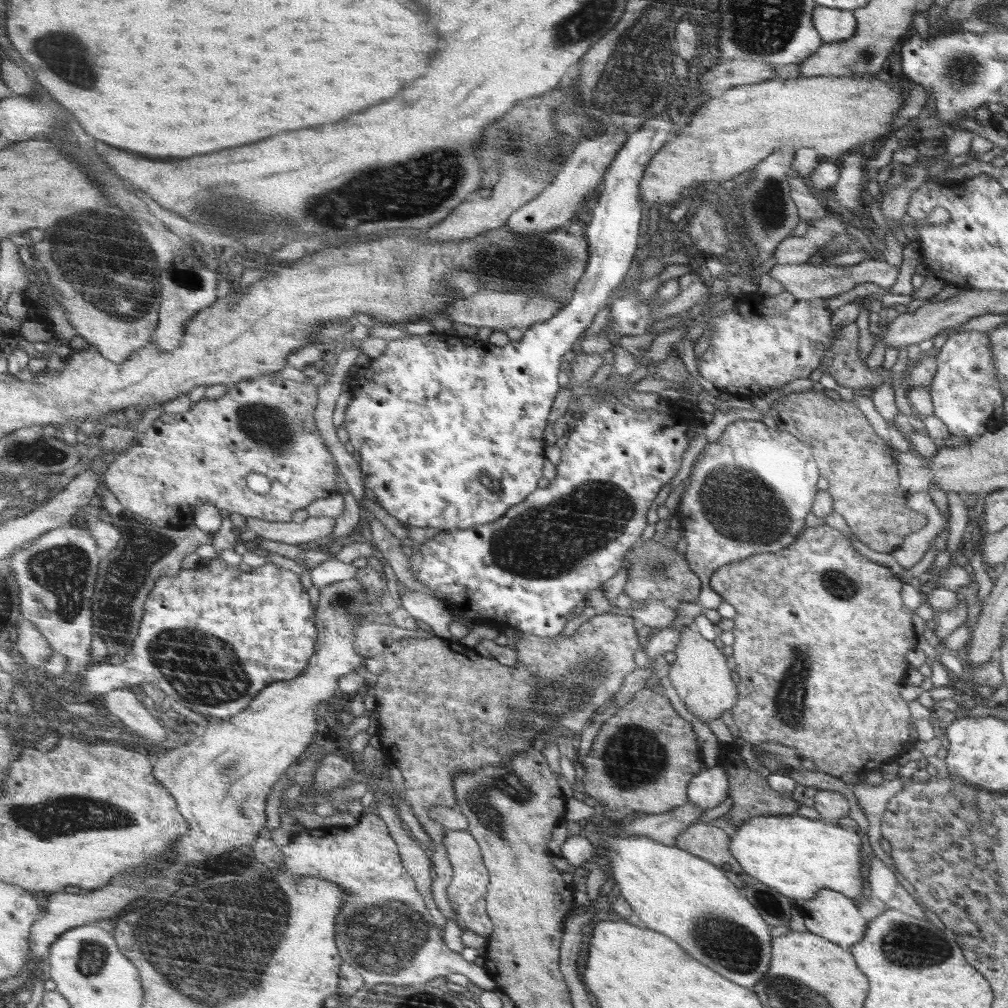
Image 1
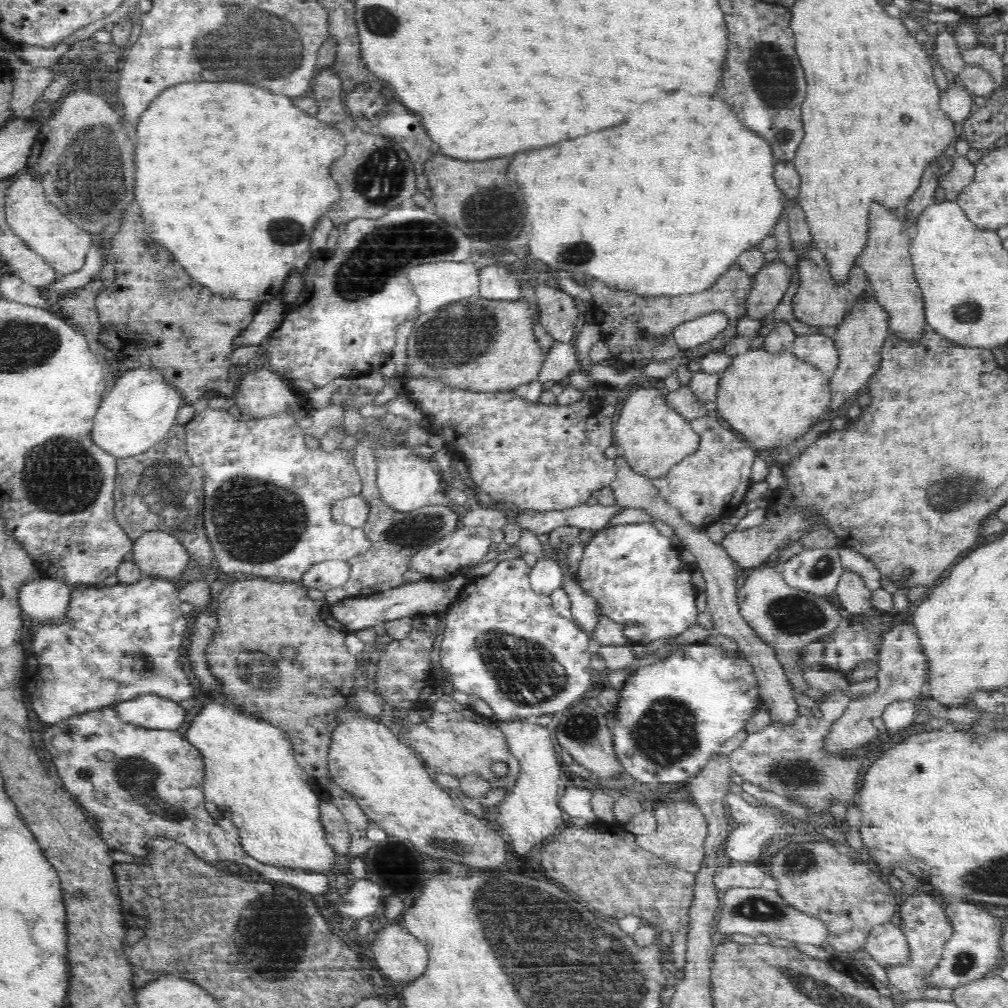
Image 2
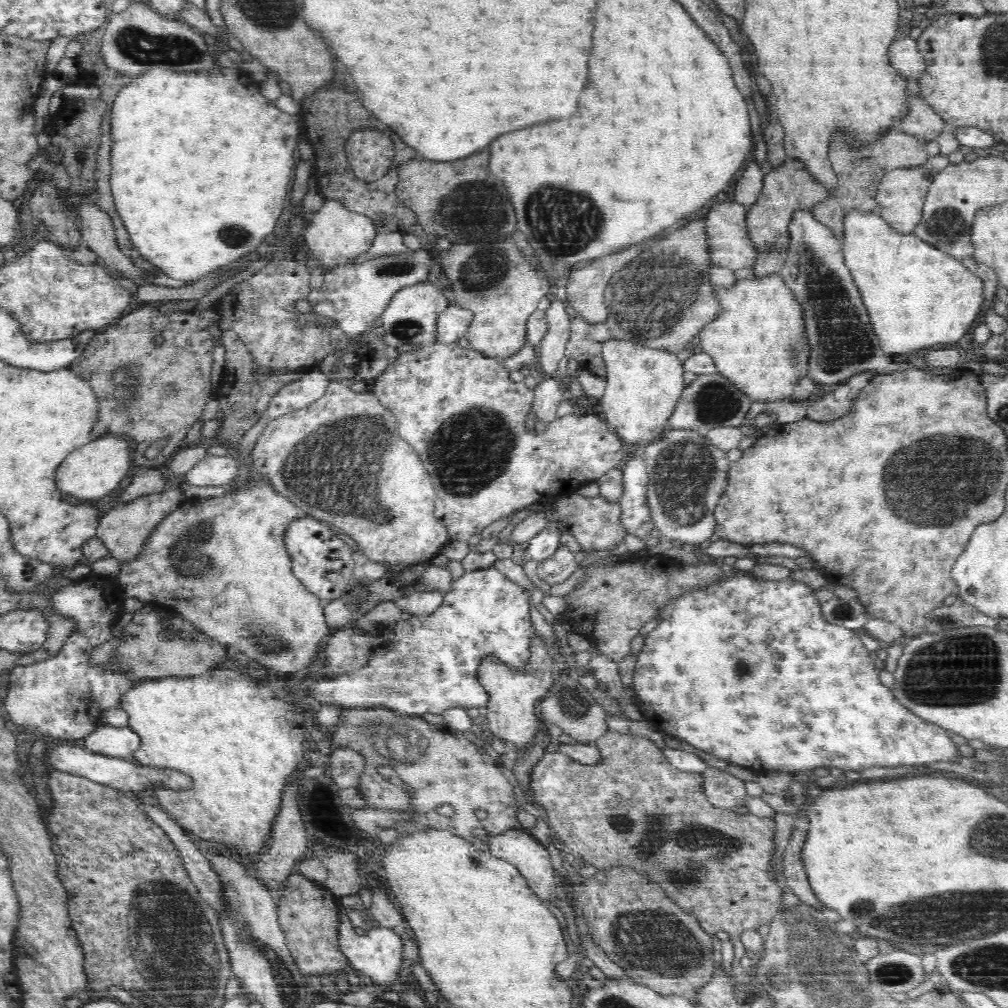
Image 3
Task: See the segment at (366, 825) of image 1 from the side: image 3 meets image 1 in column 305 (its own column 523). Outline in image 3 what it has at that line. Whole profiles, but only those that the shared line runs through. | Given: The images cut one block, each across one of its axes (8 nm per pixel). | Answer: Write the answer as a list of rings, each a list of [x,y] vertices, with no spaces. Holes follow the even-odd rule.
[[[507,830],[492,836],[488,843],[489,853],[515,865],[538,899],[550,902],[554,898],[558,880],[554,880],[549,852],[528,832]]]

